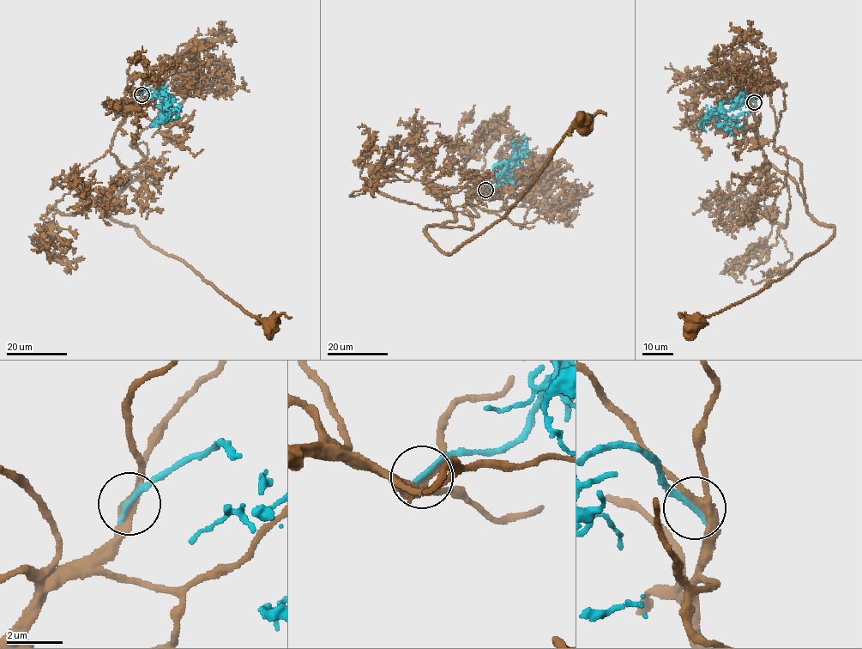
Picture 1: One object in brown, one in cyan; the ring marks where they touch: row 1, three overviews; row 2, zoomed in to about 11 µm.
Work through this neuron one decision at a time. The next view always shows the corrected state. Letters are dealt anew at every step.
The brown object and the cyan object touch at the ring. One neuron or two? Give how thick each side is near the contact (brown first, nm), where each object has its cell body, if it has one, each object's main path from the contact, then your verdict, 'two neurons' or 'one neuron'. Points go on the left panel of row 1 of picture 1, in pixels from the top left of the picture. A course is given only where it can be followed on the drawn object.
300/280 nm | brown (269, 325) | cyan none | brown via (141, 94), (112, 141), (111, 150), (129, 178), (108, 215), (193, 268), (241, 309), (269, 324) | cyan via (141, 94), (151, 87), (157, 93), (162, 92), (169, 99), (162, 119), (151, 127) | one neuron

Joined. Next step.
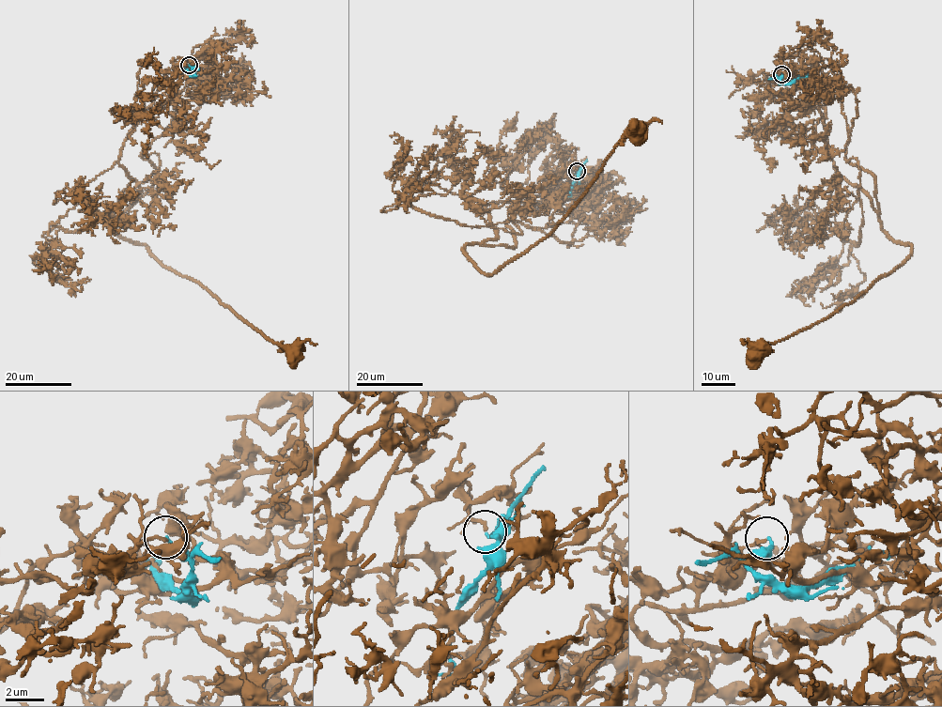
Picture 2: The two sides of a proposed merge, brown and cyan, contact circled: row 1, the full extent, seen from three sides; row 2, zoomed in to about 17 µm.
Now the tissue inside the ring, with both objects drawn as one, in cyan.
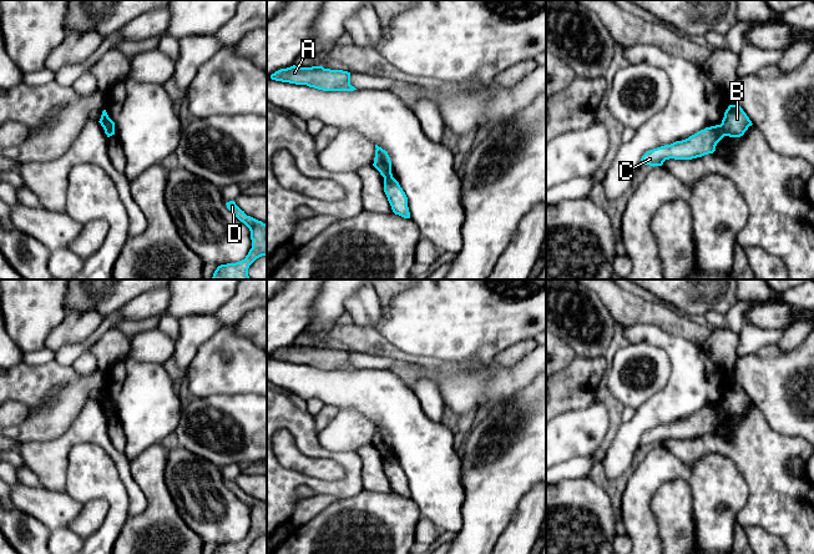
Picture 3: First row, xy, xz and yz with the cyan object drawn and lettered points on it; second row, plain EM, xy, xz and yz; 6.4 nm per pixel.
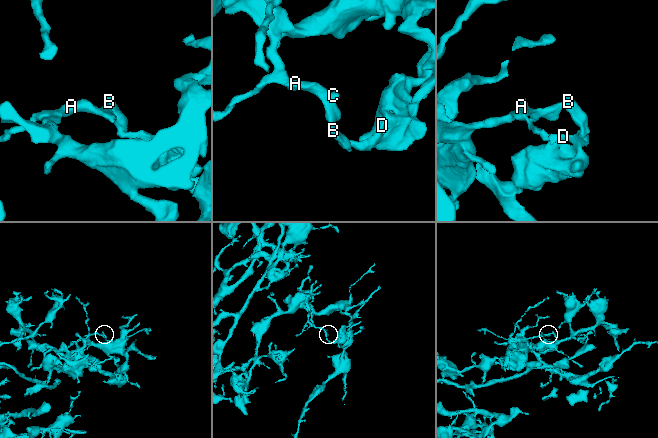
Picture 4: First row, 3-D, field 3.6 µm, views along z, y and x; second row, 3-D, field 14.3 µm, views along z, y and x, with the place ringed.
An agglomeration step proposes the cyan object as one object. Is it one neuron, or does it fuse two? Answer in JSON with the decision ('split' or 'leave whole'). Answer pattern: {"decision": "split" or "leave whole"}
{"decision": "split"}

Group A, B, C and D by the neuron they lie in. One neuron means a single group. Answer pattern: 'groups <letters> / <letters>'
groups A C / B D

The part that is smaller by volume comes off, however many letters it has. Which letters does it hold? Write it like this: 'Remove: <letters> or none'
Remove: B, D

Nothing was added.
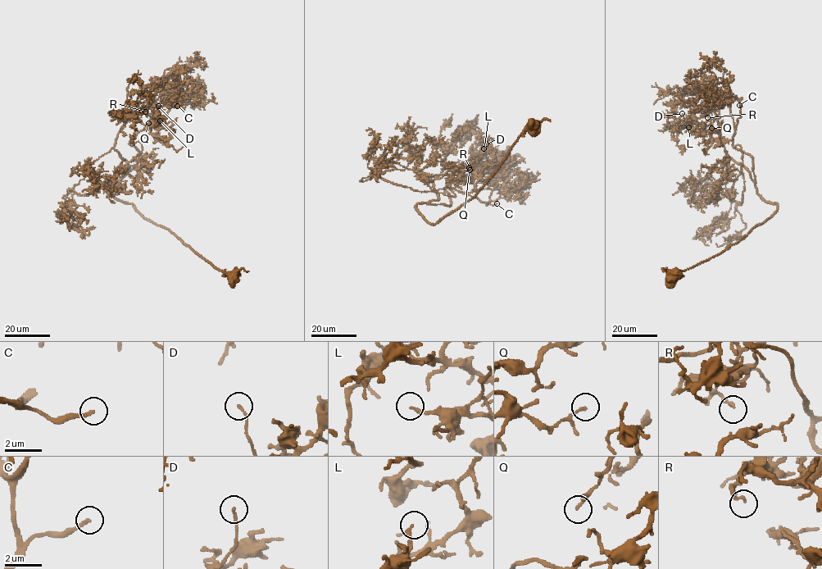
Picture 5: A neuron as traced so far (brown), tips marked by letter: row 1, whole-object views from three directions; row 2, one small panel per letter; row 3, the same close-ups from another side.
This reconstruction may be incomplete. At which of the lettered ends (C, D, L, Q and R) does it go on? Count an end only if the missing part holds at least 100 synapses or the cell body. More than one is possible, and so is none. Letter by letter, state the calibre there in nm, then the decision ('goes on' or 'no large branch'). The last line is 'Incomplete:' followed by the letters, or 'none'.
C: calibre 200 nm; goes on
D: calibre 140 nm; no large branch
L: calibre 180 nm; no large branch
Q: calibre 130 nm; no large branch
R: calibre 160 nm; no large branch
Incomplete: C

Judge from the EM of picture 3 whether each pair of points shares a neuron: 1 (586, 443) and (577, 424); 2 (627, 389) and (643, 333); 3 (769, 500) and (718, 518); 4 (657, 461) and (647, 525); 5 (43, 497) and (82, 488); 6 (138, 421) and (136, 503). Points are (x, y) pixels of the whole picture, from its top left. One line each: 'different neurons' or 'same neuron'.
1: same neuron
2: different neurons
3: different neurons
4: same neuron
5: different neurons
6: different neurons

